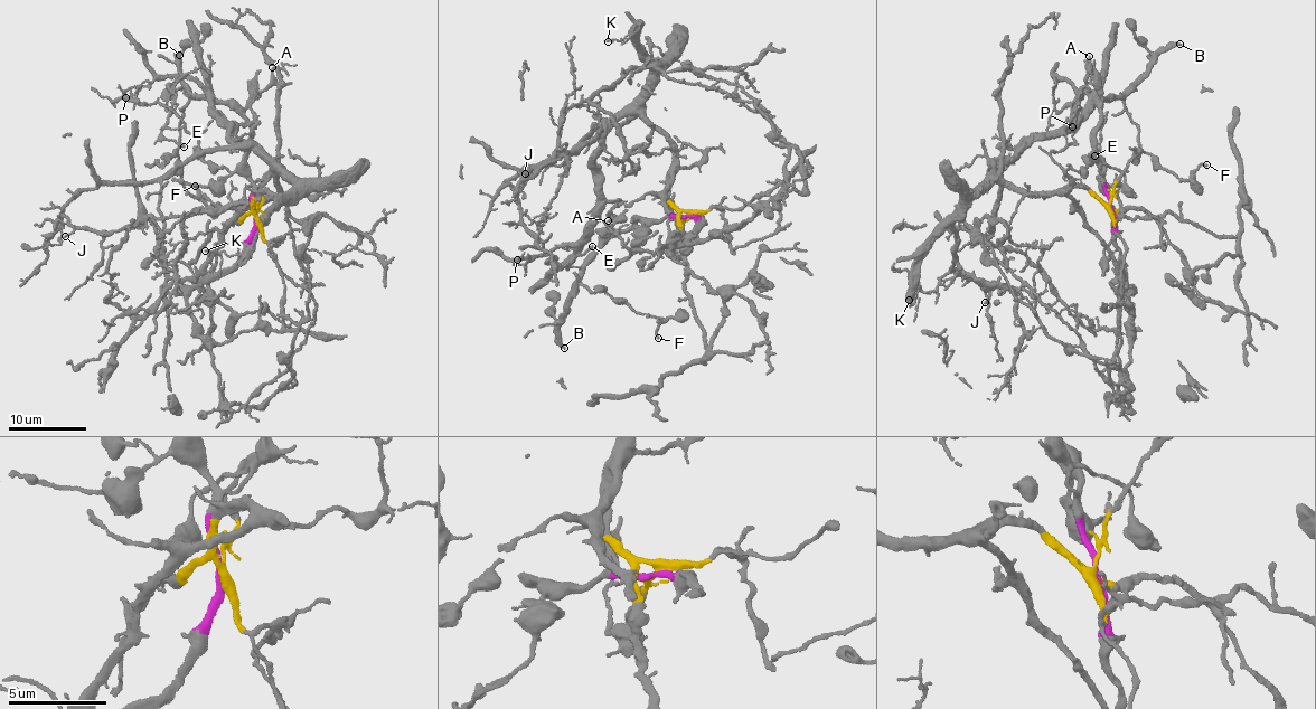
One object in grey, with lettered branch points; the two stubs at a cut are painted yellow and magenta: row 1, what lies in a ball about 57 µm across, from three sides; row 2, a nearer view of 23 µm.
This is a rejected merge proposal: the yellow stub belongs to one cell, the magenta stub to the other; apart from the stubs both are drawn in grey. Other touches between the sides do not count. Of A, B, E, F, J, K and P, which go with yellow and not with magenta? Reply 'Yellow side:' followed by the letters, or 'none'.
Yellow side: A, J, K, P

